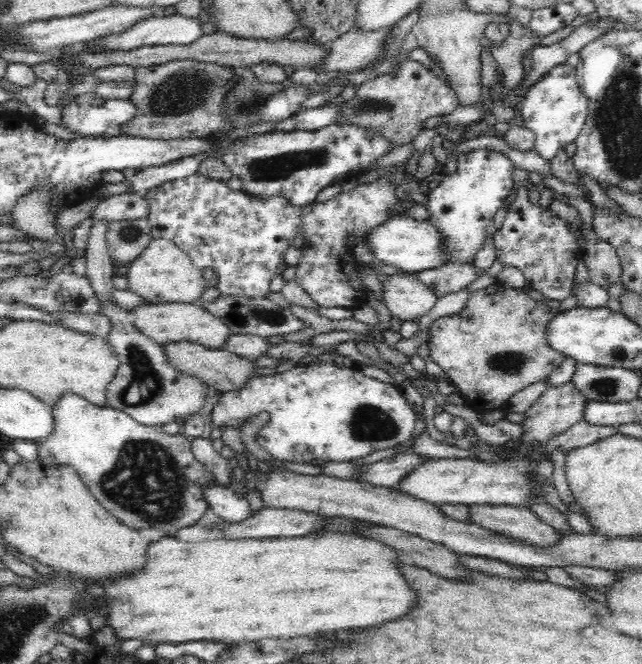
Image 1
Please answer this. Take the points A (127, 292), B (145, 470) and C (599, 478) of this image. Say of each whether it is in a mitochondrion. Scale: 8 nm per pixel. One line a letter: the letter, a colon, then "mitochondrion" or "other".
A: other
B: mitochondrion
C: other

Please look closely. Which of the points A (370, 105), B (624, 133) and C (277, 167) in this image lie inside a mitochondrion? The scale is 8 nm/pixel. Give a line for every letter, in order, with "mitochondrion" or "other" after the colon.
A: mitochondrion
B: mitochondrion
C: mitochondrion

